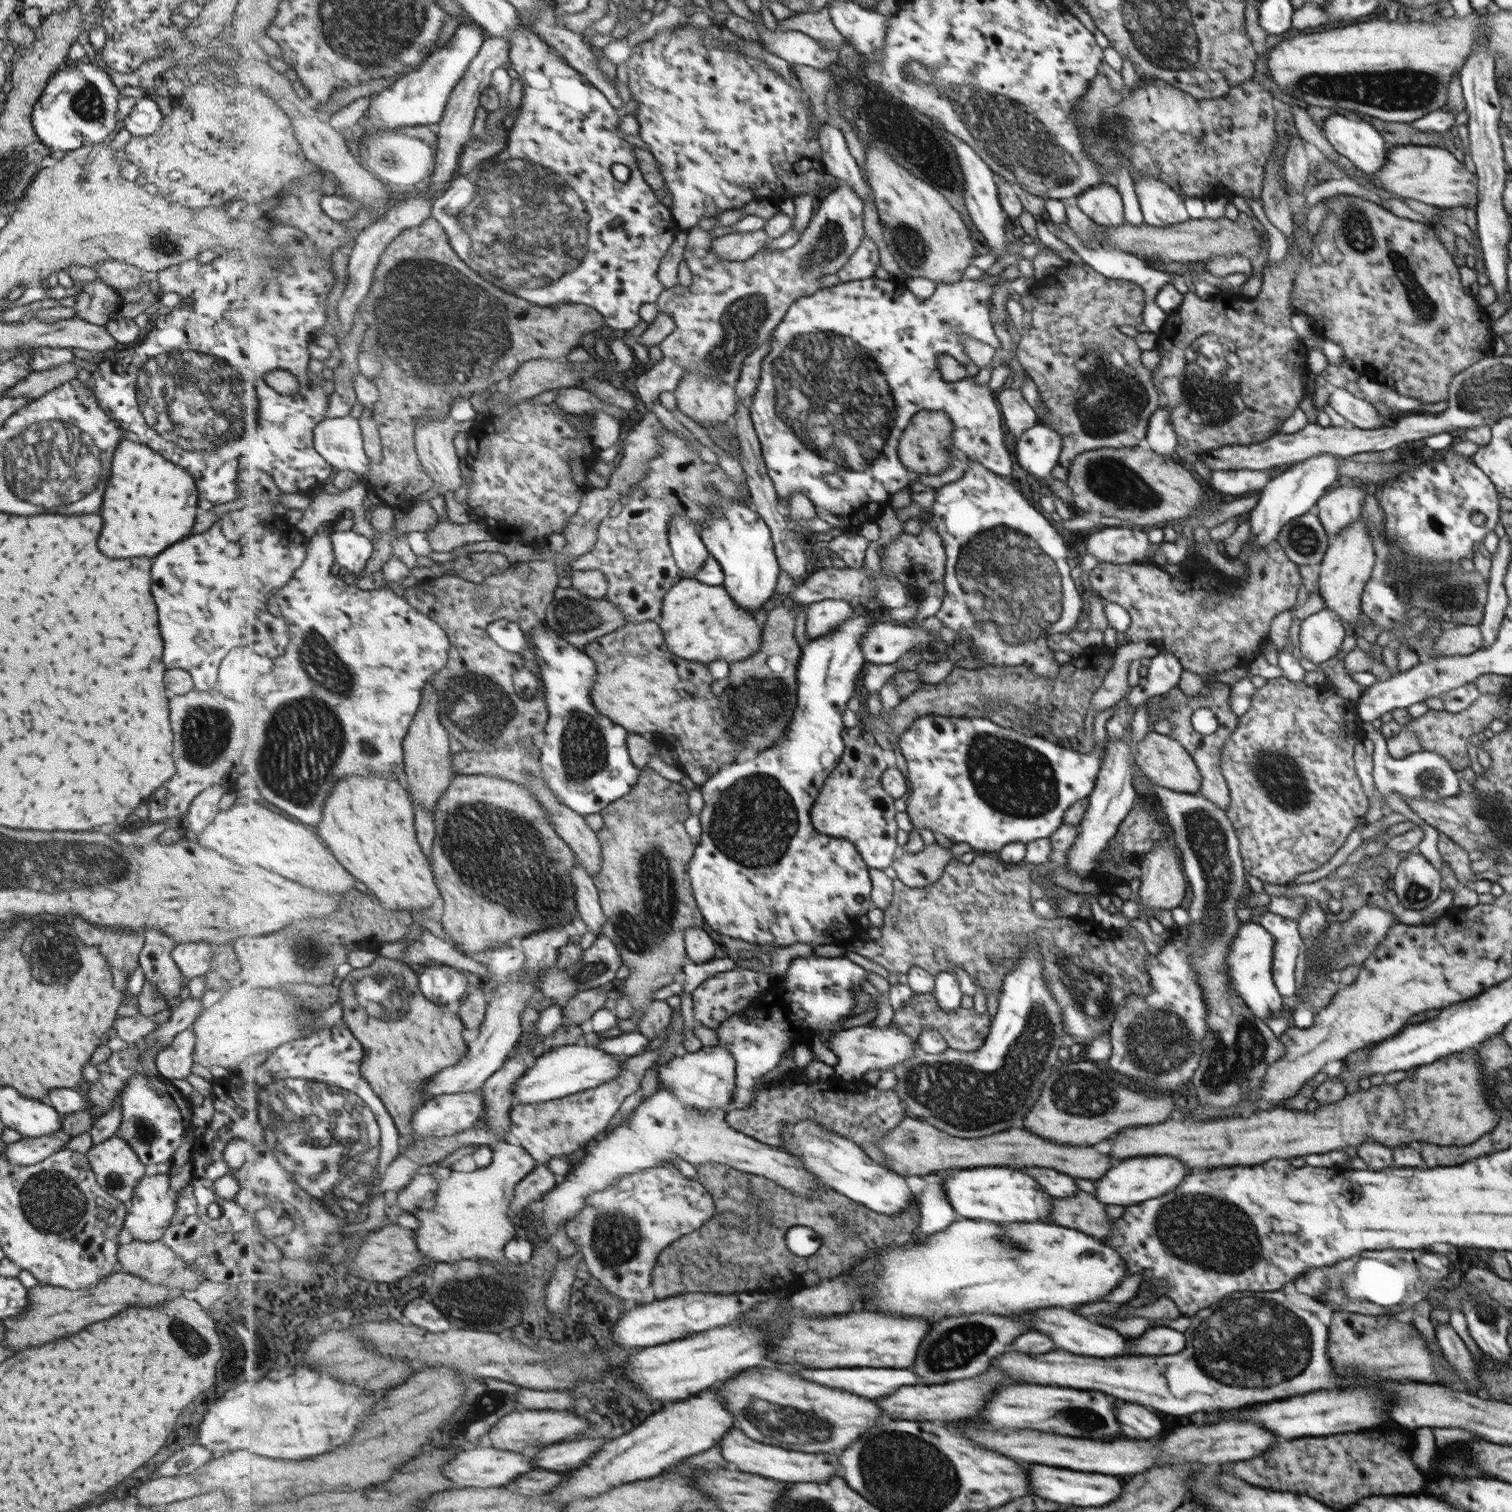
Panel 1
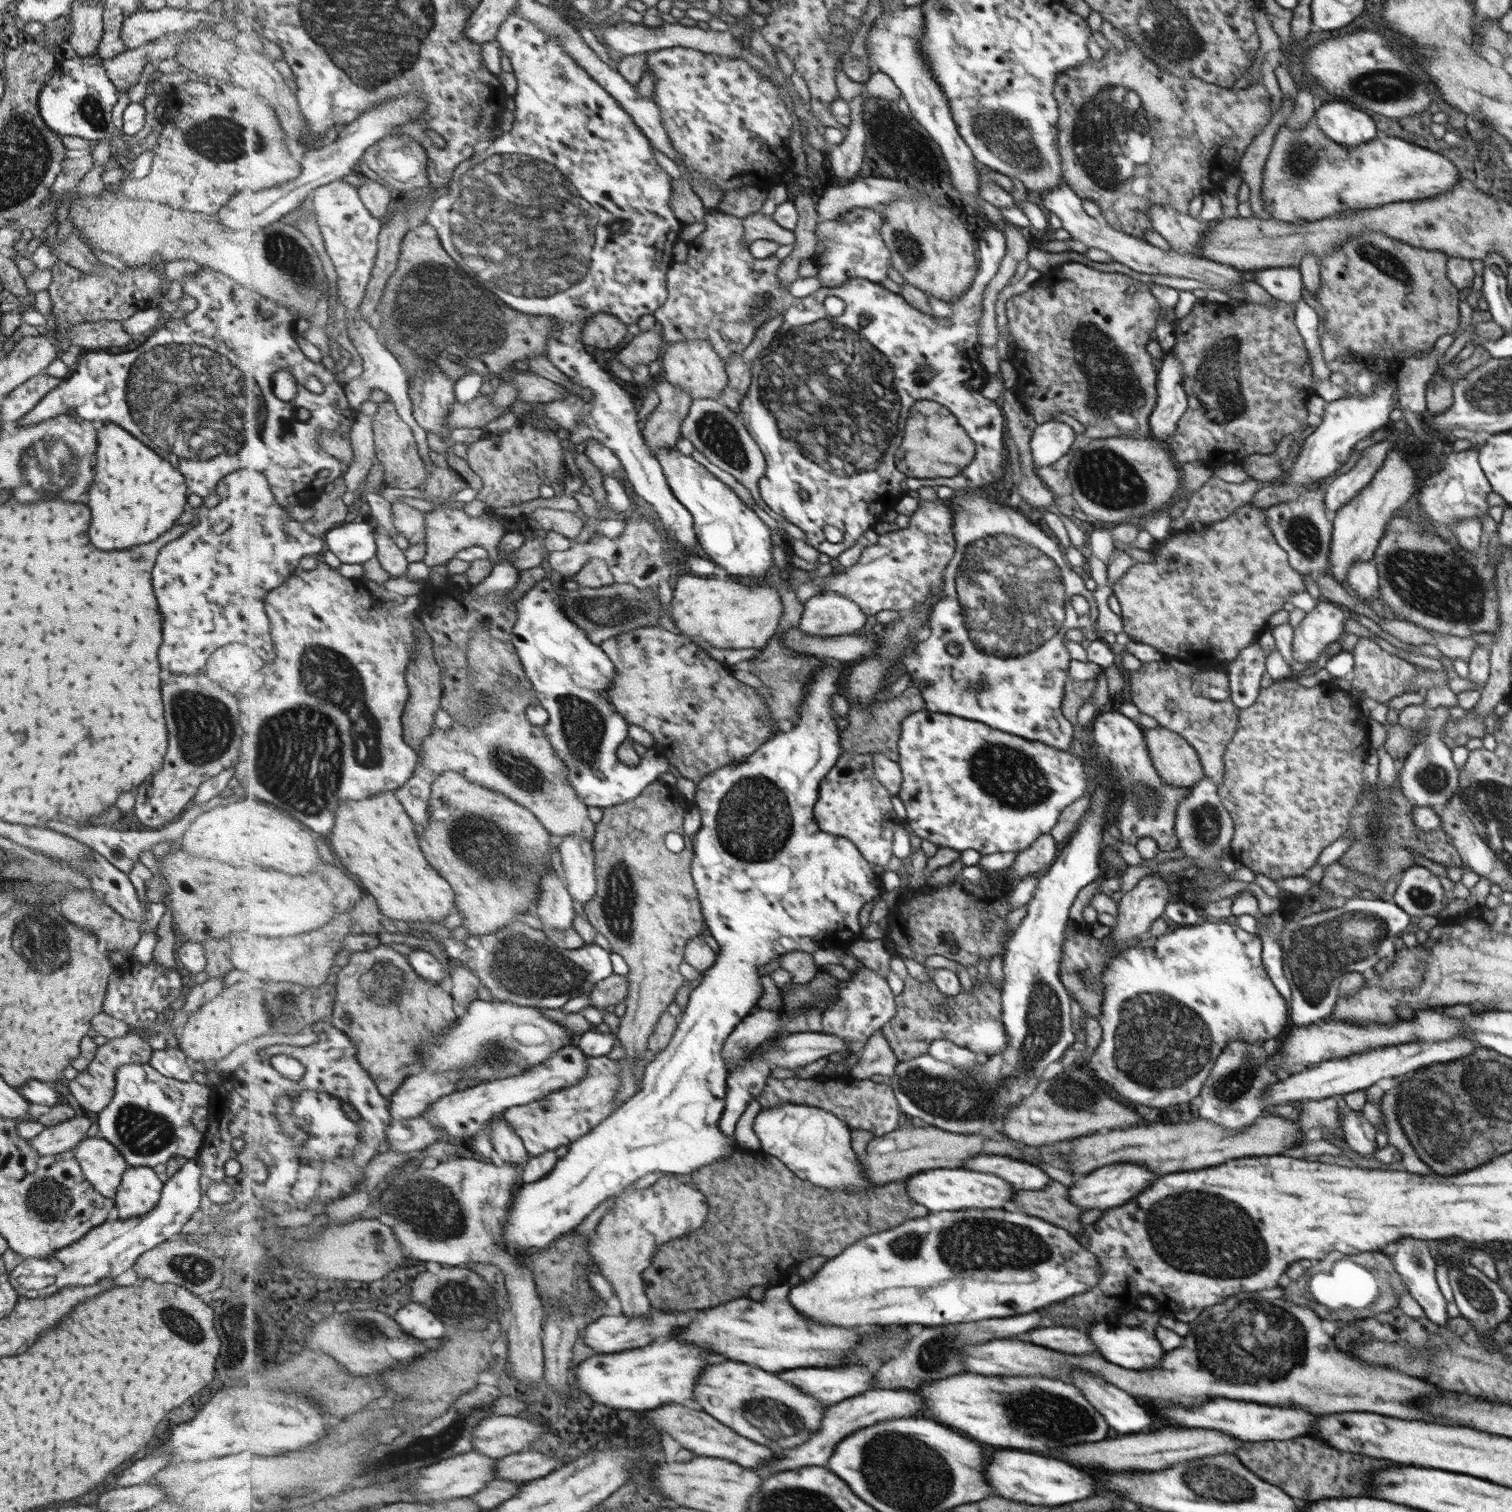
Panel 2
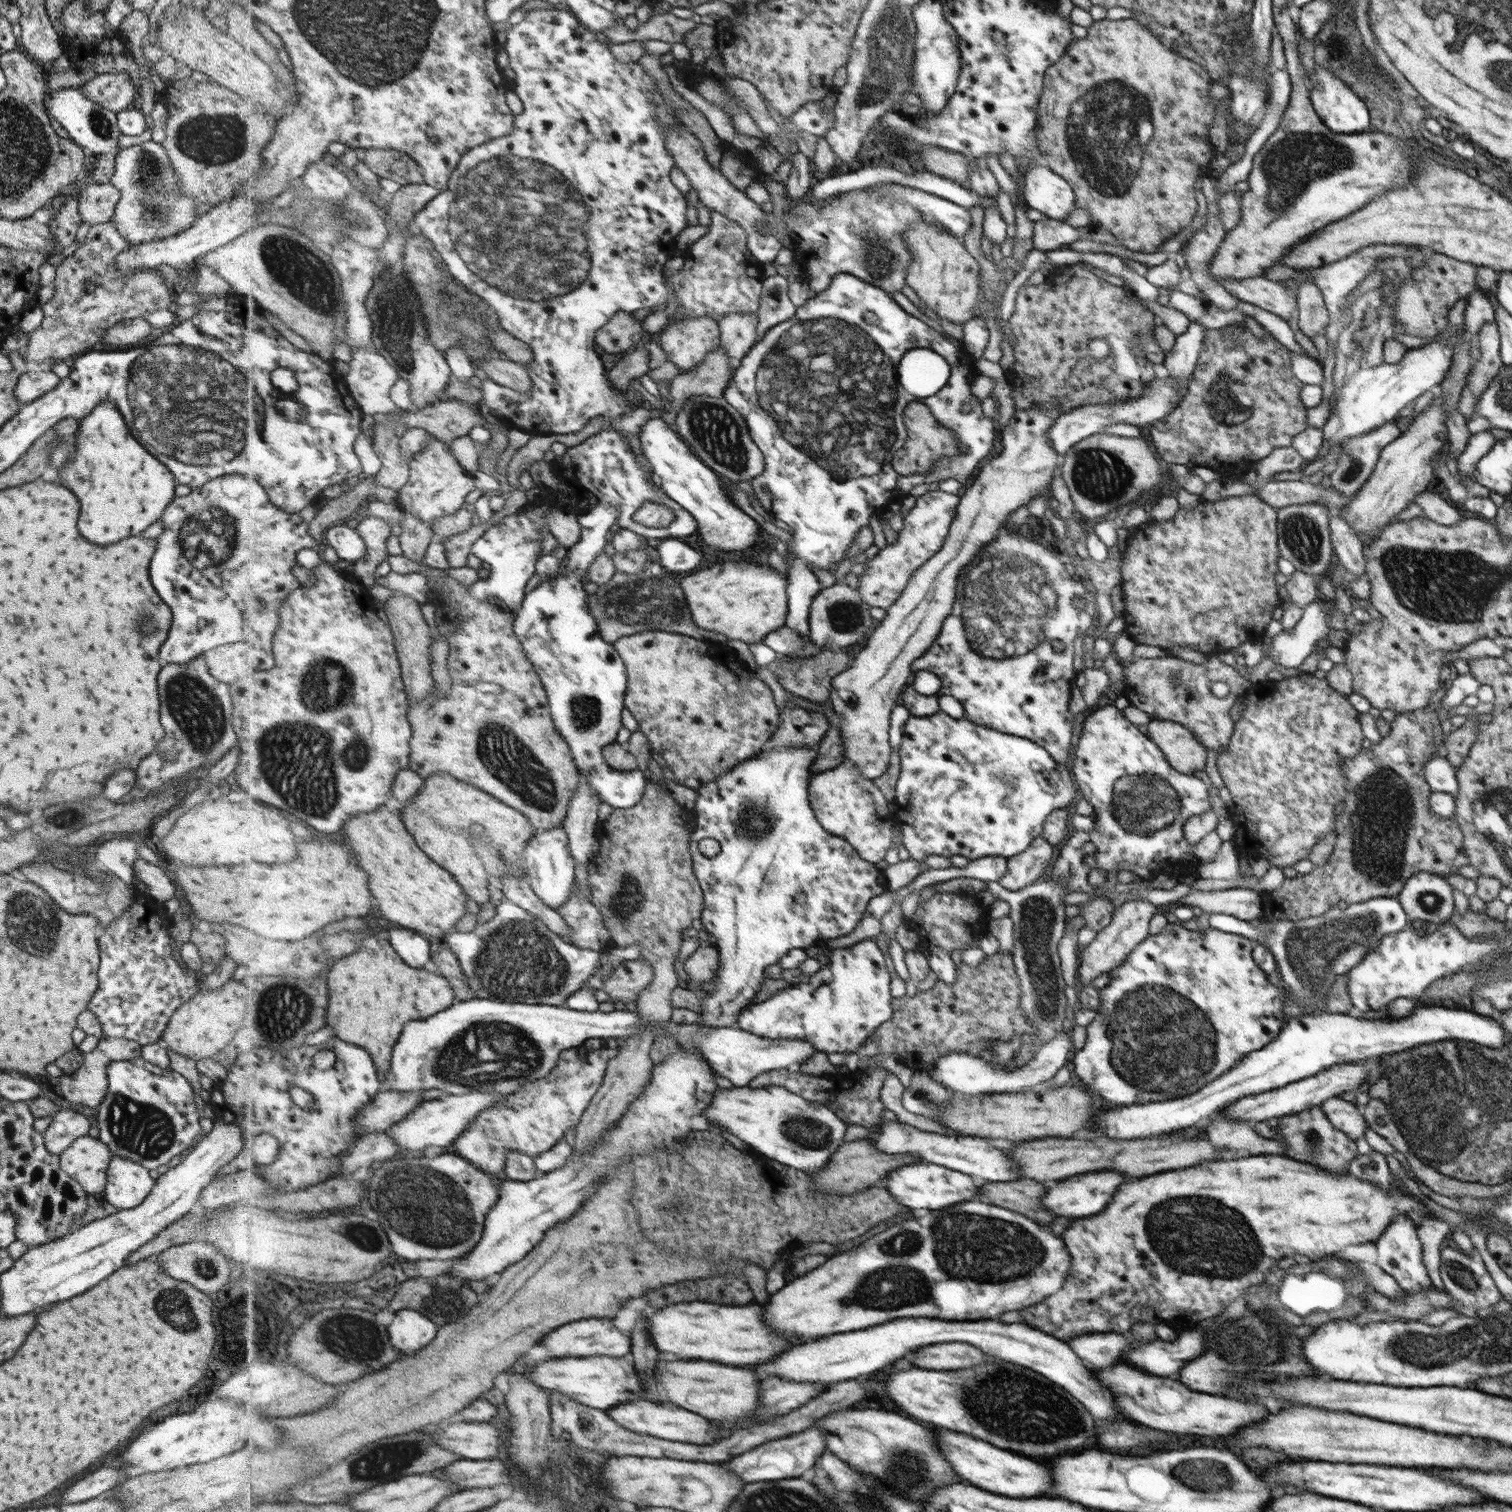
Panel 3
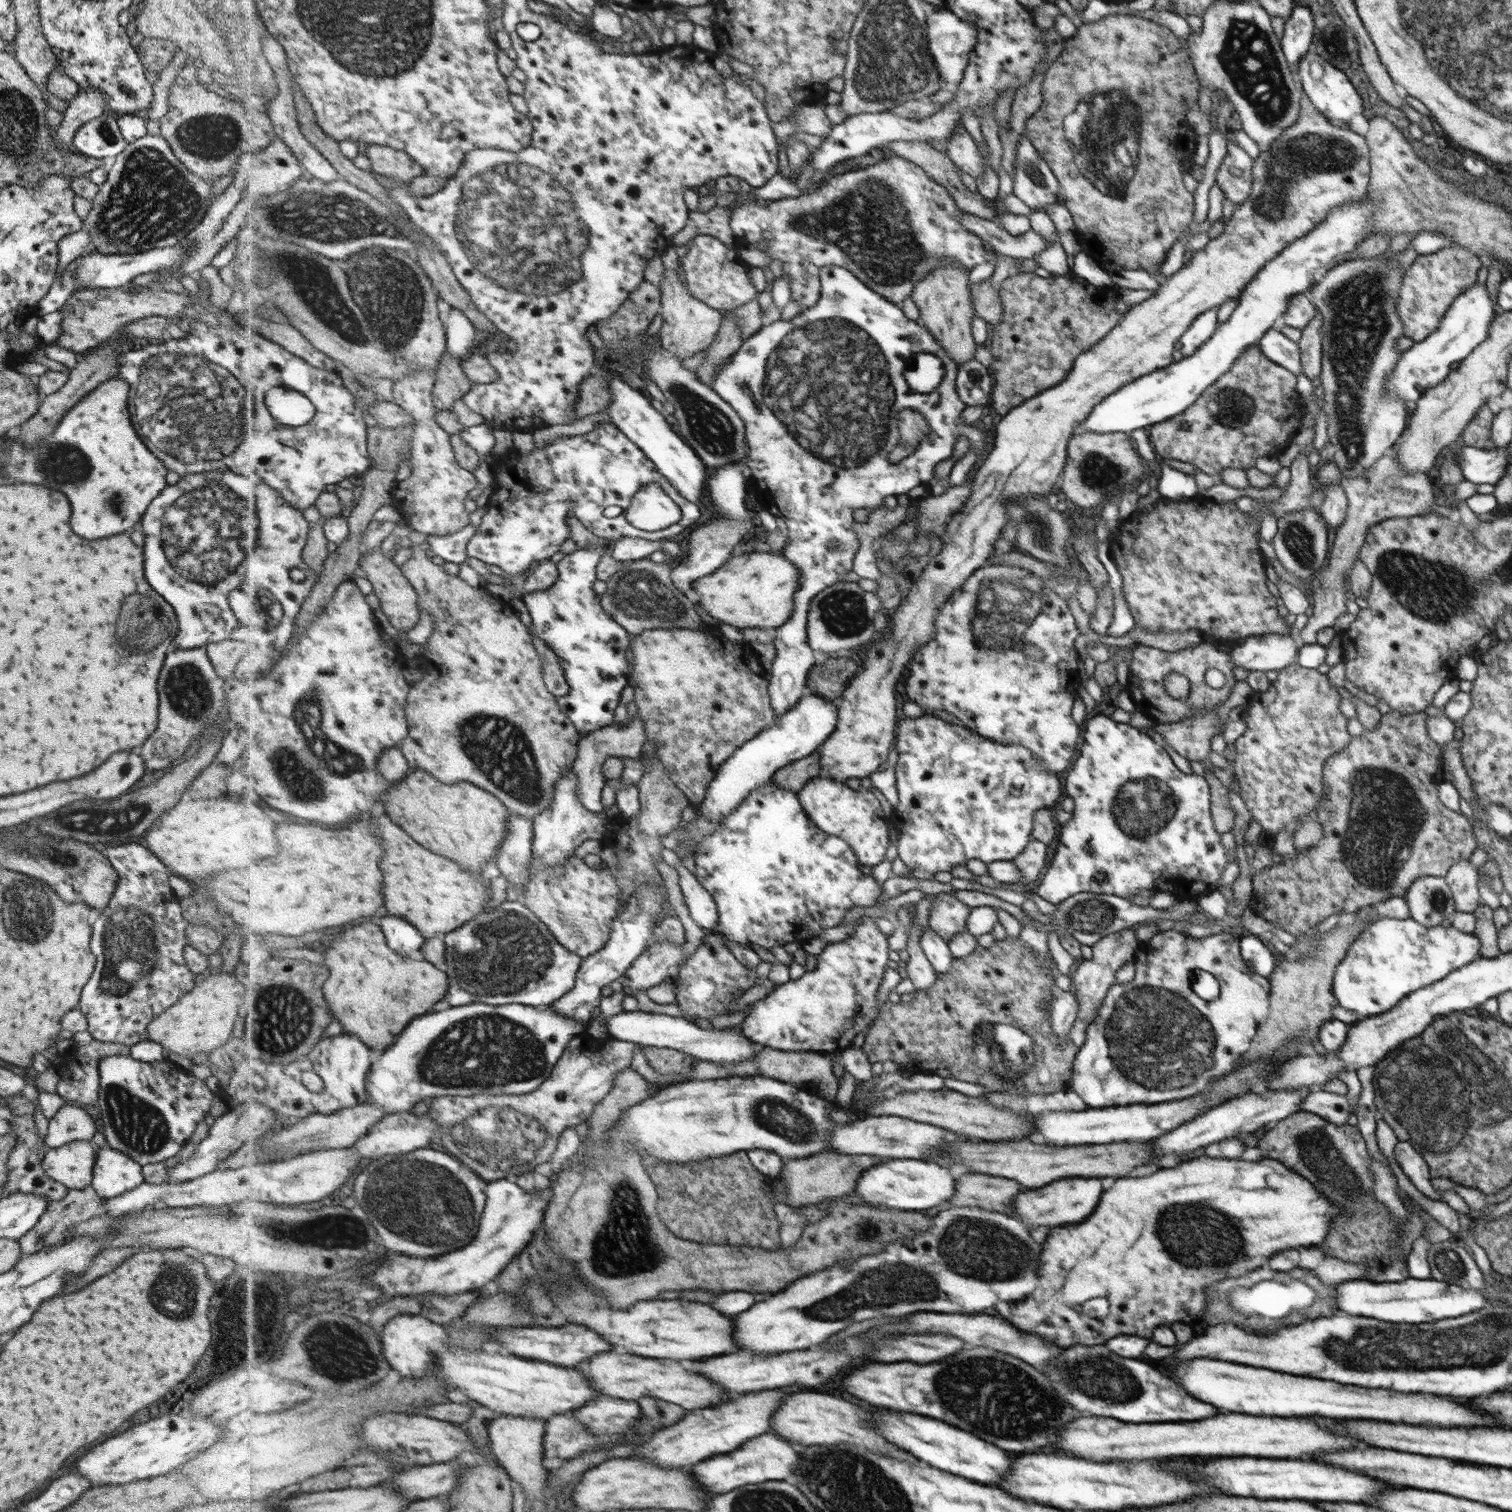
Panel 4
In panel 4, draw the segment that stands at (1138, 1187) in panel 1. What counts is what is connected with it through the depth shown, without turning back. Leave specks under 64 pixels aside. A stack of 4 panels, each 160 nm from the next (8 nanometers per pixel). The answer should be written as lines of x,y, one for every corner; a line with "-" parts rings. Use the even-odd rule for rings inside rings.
1066,1178
1052,1182
1050,1186
1018,1194
1013,1198
1013,1212
1016,1218
1022,1218
1022,1222
1032,1226
1064,1226
1072,1222
1082,1222
1094,1212
1094,1206
1098,1204
1102,1192
1104,1188
1098,1178

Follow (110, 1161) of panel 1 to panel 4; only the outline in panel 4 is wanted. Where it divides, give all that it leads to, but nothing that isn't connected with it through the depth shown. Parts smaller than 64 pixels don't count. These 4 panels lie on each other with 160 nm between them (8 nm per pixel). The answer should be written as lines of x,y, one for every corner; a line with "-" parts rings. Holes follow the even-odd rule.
74,1140
56,1148
47,1148
41,1165
45,1173
68,1189
83,1189
91,1185
98,1146
92,1140

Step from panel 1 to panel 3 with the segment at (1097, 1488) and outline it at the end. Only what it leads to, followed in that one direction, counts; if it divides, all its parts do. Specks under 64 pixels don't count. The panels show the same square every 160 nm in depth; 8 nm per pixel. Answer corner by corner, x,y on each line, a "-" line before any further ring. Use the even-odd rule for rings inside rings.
936,1428
936,1446
940,1448
942,1456
954,1466
954,1472
968,1480
970,1484
982,1486
982,1490
994,1490
994,1494
1006,1494
1010,1498
1032,1498
1032,1496
1046,1496
1052,1492
1052,1478
1048,1474
1048,1468
1028,1460
1024,1456
1010,1454
1006,1450
1000,1450
984,1440
976,1440
968,1434
950,1432
944,1428

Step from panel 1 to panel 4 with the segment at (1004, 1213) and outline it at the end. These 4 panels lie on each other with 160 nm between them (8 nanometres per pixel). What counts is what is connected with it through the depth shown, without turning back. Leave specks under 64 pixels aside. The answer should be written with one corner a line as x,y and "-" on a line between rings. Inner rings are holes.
888,1160
874,1170
867,1170
860,1178
857,1194
873,1206
882,1206
887,1210
923,1211
942,1204
954,1194
954,1178
948,1168
942,1168
934,1162
922,1160

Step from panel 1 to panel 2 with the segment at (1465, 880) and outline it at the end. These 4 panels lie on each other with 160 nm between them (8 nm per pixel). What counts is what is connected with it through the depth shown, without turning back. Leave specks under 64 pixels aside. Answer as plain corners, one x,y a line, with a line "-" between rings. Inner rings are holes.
1378,781
1374,789
1366,788
1362,792
1362,800
1358,802
1358,807
1353,810
1352,822
1350,822
1350,833
1354,843
1346,853
1339,858
1338,862
1345,868
1357,869
1382,886
1385,886
1388,880
1399,877
1407,868
1416,864
1414,855
1422,855
1428,859
1448,865
1450,867
1462,867
1464,863
1453,845
1453,840
1449,834
1442,828
1436,828
1418,836
1414,830
1413,822
1413,804
1402,790
1398,788
1399,782
1395,782
1388,790

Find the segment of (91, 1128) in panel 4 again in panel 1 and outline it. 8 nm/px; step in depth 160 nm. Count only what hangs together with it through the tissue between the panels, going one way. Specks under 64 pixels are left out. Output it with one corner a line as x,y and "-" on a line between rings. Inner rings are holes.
63,1129
51,1135
41,1137
22,1137
18,1142
7,1145
9,1163
13,1165
31,1165
66,1148
71,1138

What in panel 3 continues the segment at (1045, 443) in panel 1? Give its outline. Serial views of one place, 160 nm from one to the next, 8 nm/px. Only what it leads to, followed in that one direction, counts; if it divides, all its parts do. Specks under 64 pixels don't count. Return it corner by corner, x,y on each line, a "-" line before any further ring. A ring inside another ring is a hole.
1156,378
1150,383
1139,397
1130,397
1125,401
1114,401
1113,403
1098,403
1097,405
1082,405
1076,410
1068,411
1054,420
1054,426
1050,427
1048,442
1057,450
1058,454
1064,456
1065,452
1074,444
1095,433
1102,433
1106,427
1124,423
1136,427
1152,425
1157,420
1164,418
1177,407
1177,402
1189,389
1188,385
1175,385
1175,382
1166,378

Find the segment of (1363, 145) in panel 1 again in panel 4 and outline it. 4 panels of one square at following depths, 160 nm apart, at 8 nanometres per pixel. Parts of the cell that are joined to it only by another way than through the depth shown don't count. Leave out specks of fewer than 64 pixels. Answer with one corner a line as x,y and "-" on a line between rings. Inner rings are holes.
1306,53
1301,57
1297,68
1304,94
1316,105
1318,110
1331,122
1339,126
1347,127
1350,119
1356,113
1362,113
1362,98
1354,89
1348,76
1334,65
1322,58
1318,53

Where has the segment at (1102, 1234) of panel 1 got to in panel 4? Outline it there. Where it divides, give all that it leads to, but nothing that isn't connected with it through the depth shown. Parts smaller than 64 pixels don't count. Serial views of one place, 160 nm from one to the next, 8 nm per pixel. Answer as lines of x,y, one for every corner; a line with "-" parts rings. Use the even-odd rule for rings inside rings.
964,1174
958,1178
958,1190
948,1204
933,1206
932,1209
923,1210
923,1213
934,1218
939,1212
952,1207
973,1206
984,1210
998,1210
1002,1214
1012,1214
1012,1200
1018,1192
1026,1188
1018,1186
1012,1180
992,1178
982,1174

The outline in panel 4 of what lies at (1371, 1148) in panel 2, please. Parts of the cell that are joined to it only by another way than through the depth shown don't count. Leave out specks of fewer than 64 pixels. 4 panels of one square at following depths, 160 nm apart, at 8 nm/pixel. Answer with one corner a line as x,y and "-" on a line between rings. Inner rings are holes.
1321,1090
1310,1091
1301,1102
1301,1110
1317,1114
1335,1125
1346,1123
1352,1113
1346,1095

